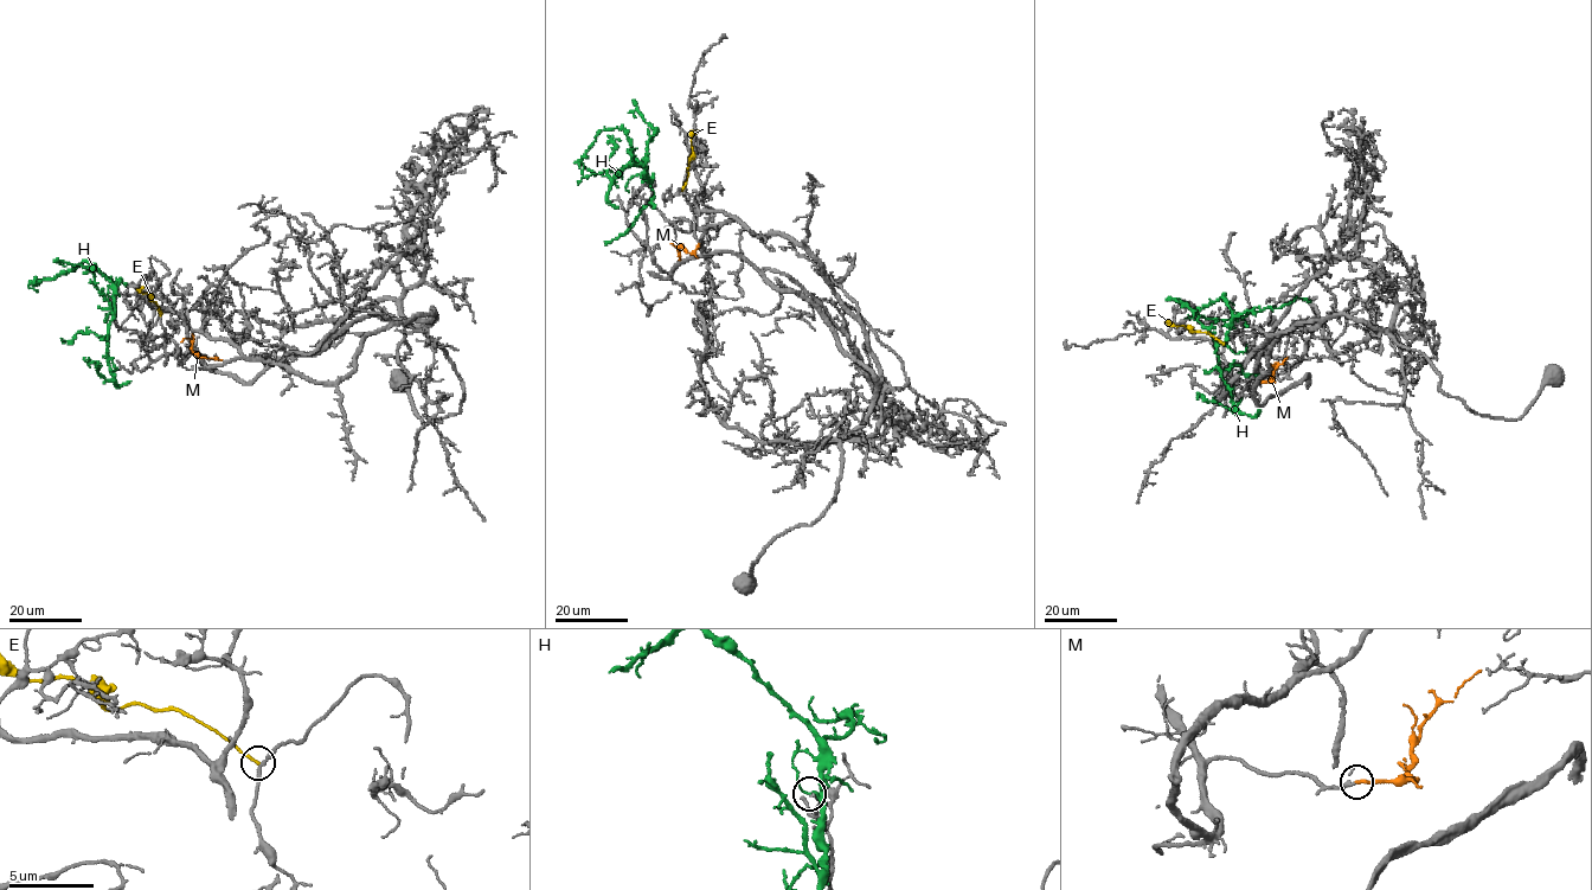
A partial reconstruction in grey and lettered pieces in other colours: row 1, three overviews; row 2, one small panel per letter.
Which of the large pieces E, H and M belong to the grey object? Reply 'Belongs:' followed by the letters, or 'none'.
Belongs: M

